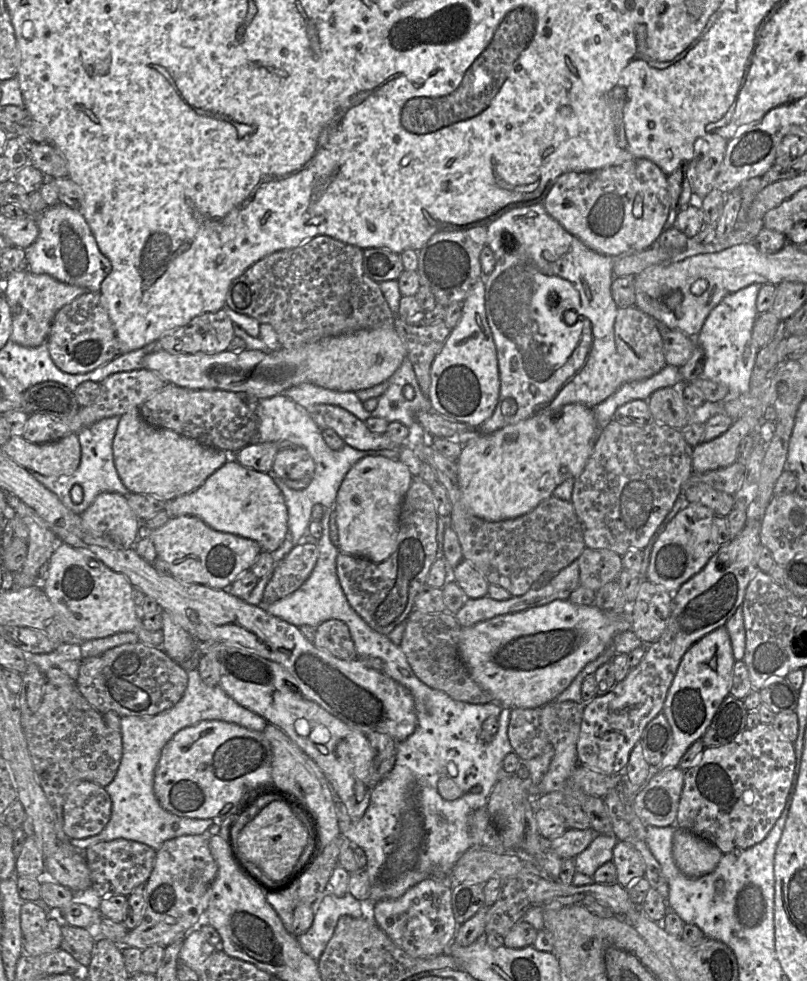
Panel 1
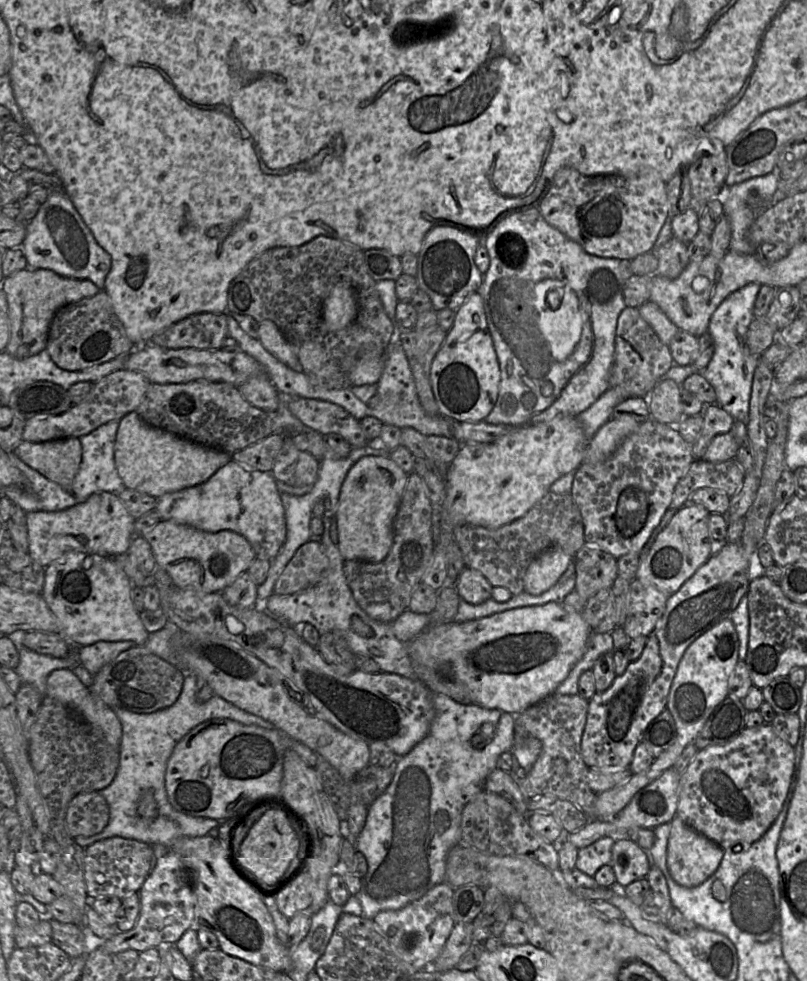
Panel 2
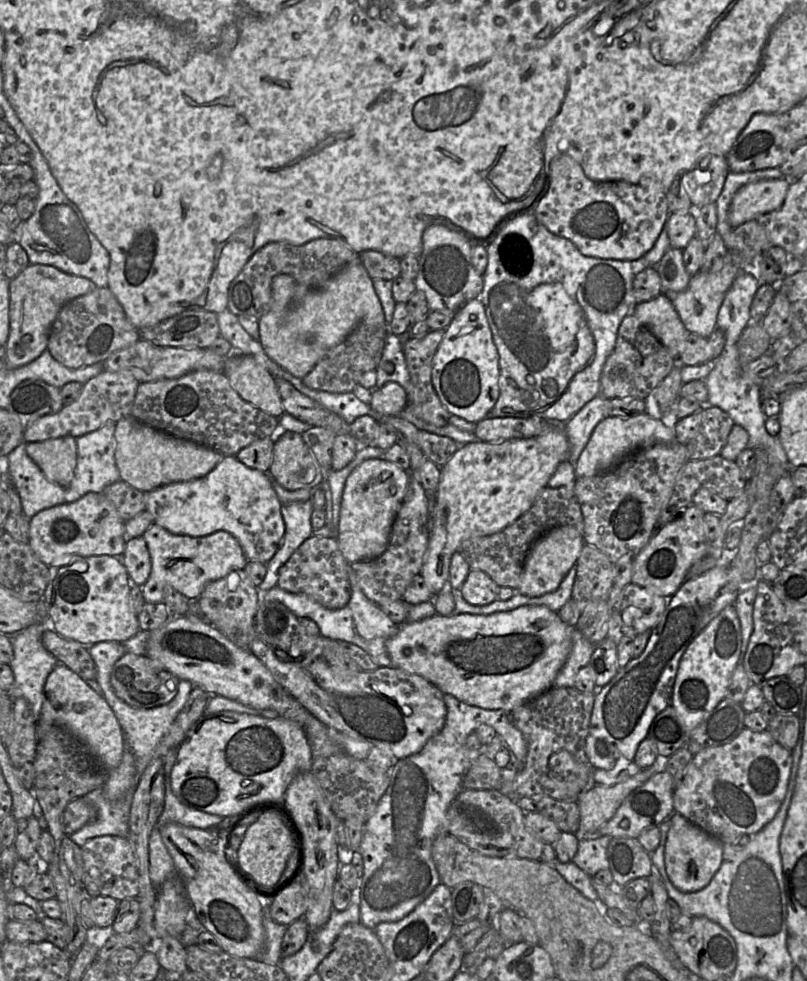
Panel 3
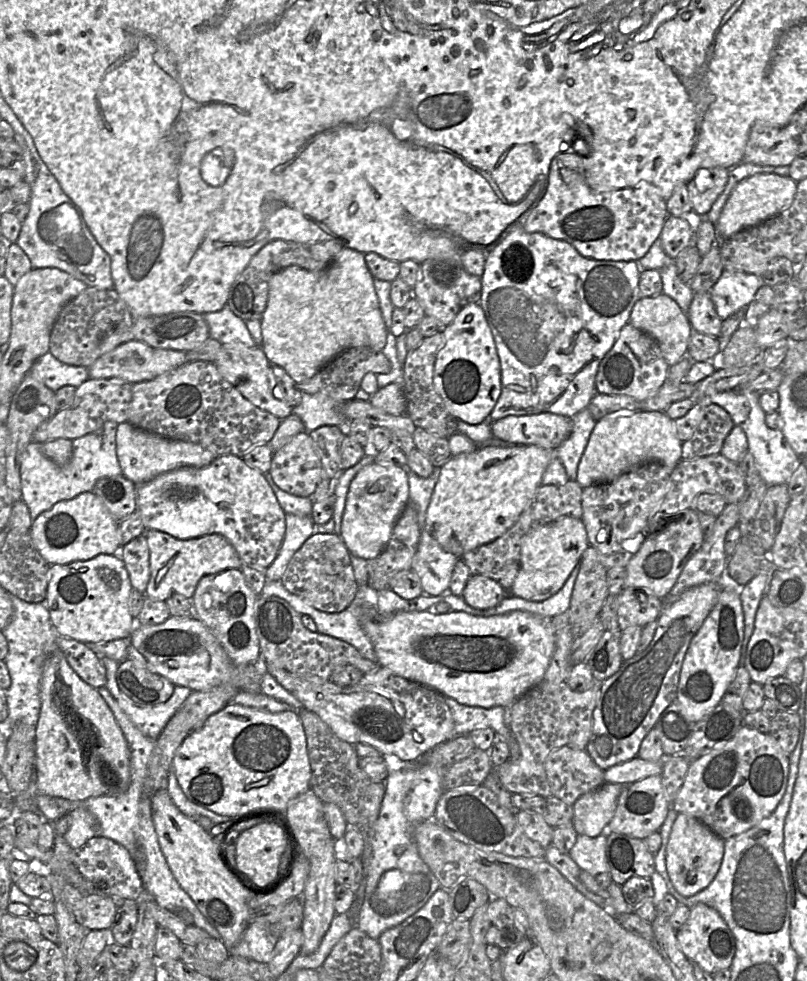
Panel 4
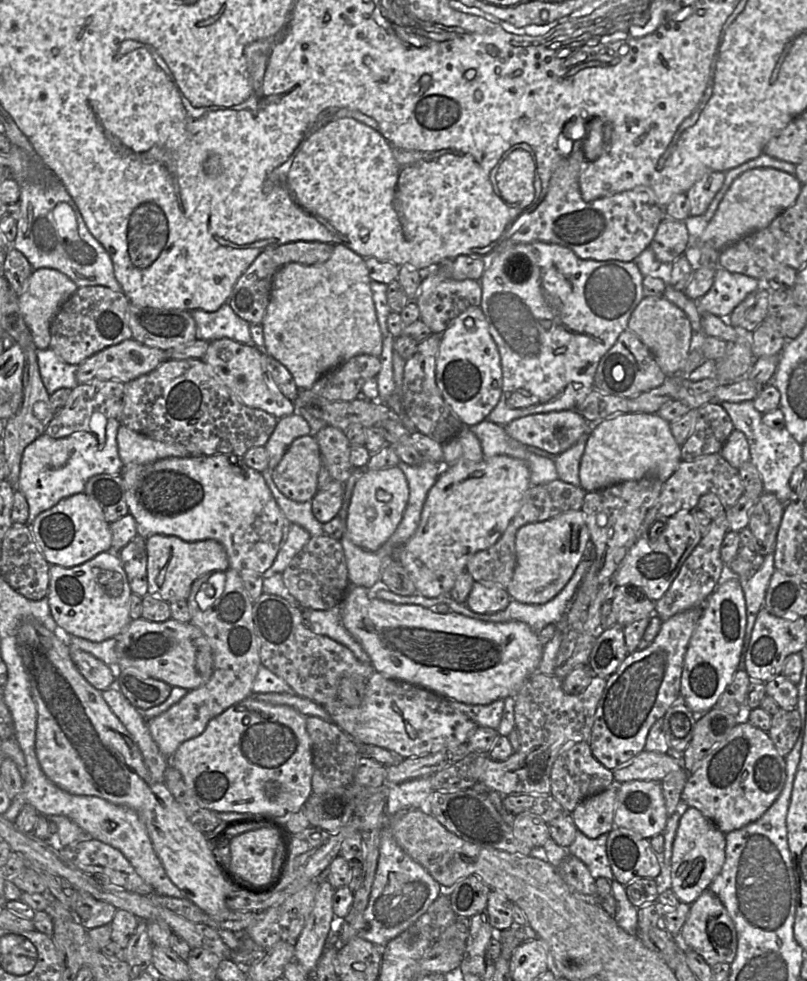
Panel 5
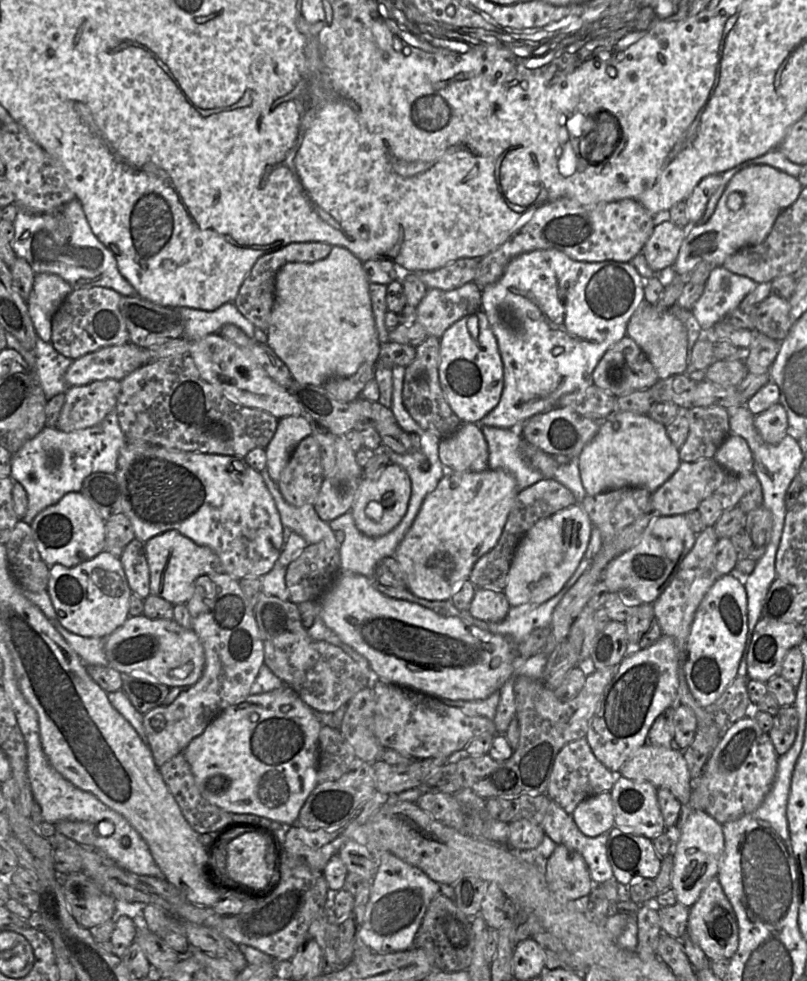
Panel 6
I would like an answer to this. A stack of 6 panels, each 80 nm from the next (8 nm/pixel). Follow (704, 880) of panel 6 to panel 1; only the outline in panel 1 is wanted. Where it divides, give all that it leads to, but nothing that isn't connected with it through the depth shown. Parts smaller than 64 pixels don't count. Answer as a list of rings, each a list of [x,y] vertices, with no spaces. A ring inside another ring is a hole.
[[[679,827],[673,835],[672,852],[678,869],[689,878],[711,873],[723,856],[713,844]]]

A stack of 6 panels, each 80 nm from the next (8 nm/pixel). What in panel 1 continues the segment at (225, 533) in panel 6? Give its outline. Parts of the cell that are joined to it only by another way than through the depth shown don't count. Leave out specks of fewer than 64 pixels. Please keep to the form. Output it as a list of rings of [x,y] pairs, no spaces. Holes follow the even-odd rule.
[[[234,458],[217,469],[196,490],[167,501],[165,511],[171,517],[195,516],[214,530],[254,540],[263,551],[273,553],[288,532],[288,510],[272,473],[263,473],[241,465]]]

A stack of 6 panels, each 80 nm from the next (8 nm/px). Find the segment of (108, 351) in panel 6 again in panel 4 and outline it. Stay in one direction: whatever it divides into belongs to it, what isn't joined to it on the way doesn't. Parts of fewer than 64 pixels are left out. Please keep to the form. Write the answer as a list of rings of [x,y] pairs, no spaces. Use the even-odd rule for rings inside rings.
[[[133,339],[100,356],[88,367],[88,374],[90,379],[120,378],[134,384],[152,380],[187,362],[187,355],[183,351],[154,348],[142,341]]]

